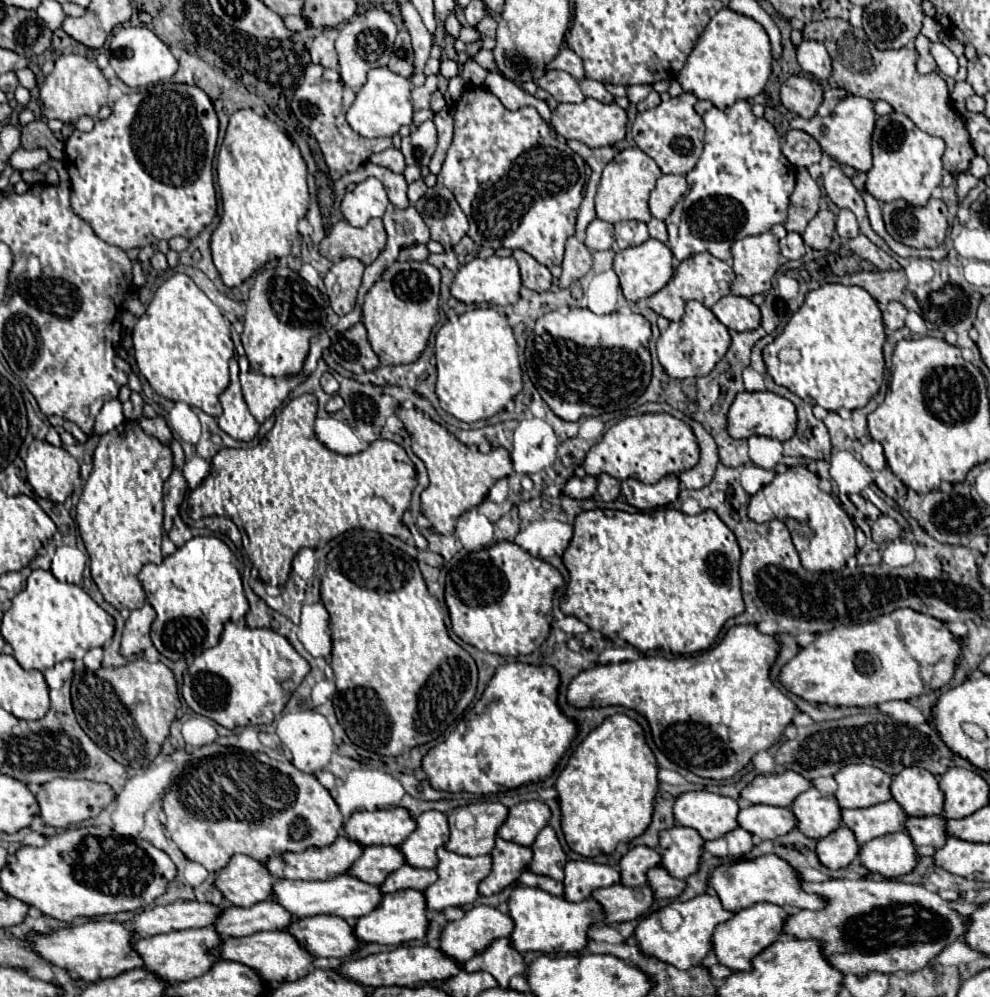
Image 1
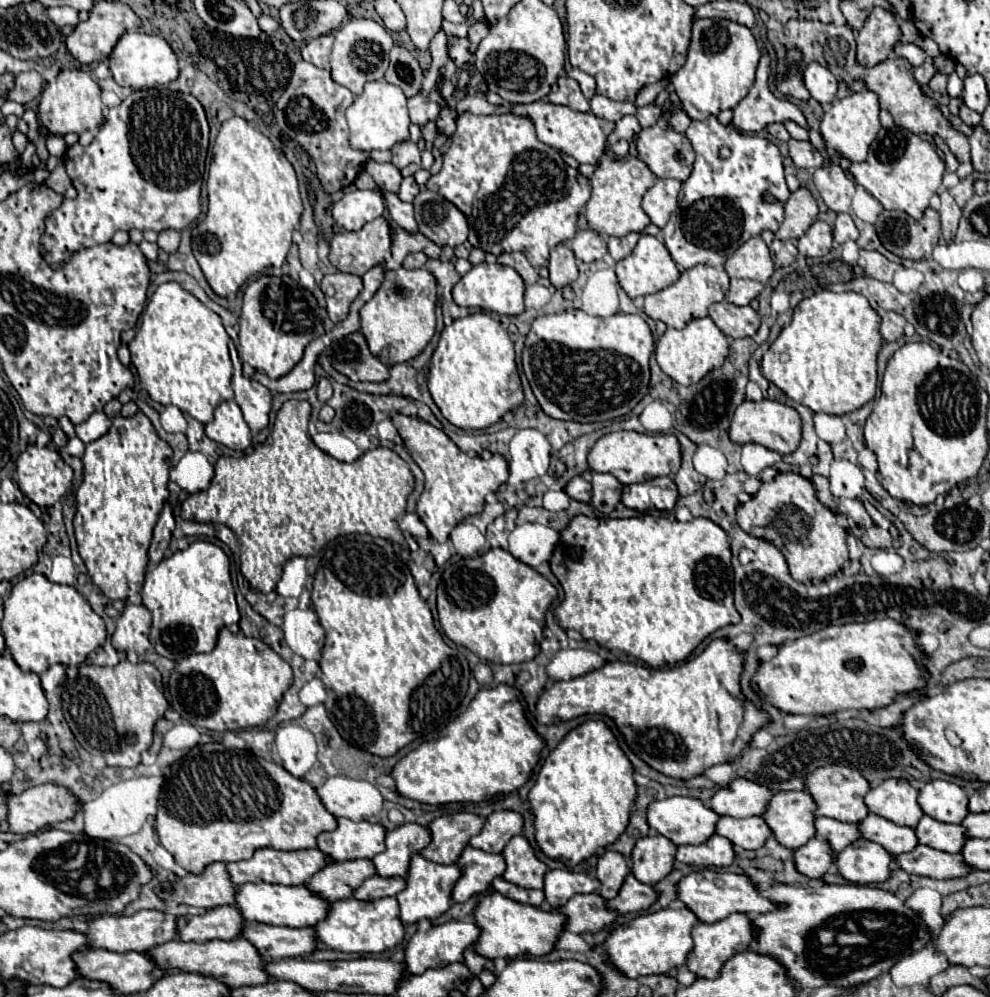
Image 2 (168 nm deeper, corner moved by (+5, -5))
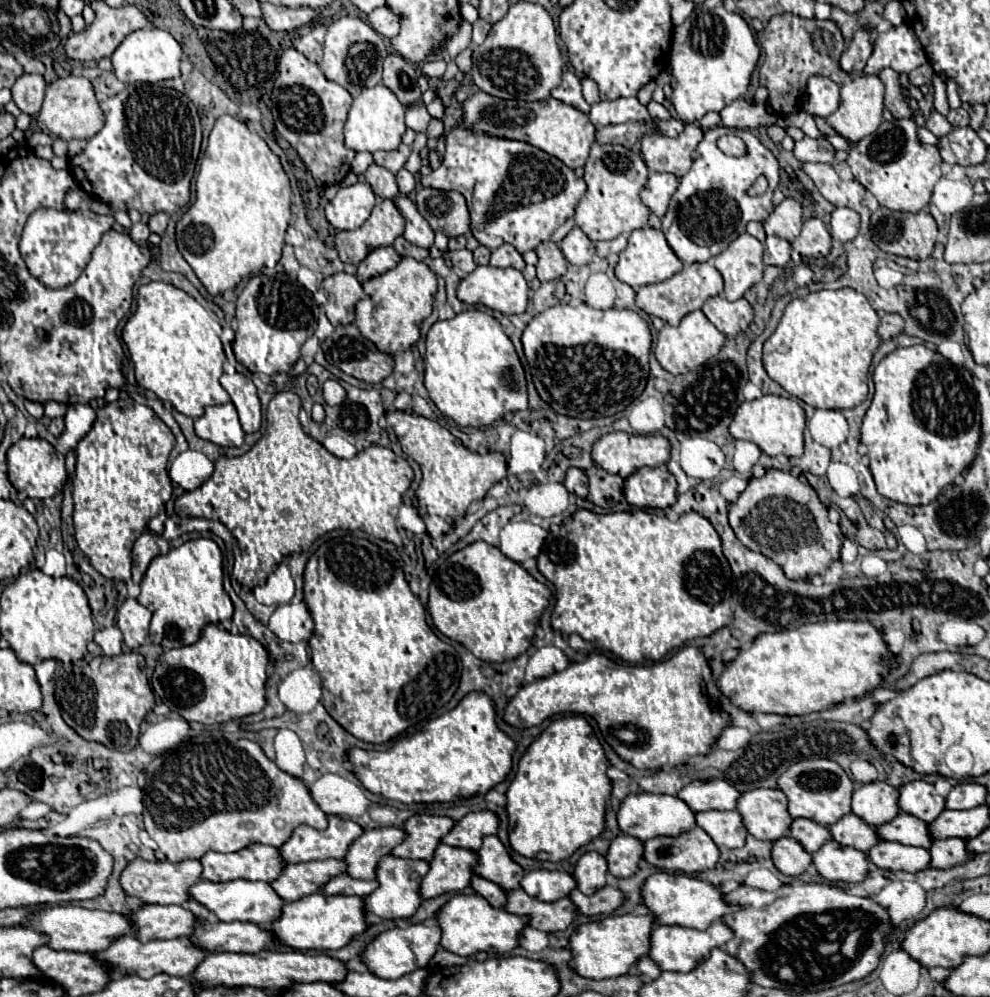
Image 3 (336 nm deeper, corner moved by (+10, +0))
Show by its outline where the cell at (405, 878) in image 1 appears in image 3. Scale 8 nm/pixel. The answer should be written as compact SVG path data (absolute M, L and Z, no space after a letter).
M347 873L333 877L325 887L323 893L325 895L359 895L359 897L367 897L369 893L373 893L373 889L377 889L377 881L361 881L361 879L353 879Z

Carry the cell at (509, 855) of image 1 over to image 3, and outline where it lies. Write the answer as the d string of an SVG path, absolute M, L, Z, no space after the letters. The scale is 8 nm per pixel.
M441 843L431 859L431 869L421 881L421 897L433 899L443 893L463 891L469 887L473 869L477 867L477 853L471 849L457 849Z

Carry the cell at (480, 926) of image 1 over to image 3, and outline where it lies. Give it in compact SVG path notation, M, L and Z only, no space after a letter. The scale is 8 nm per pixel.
M425 921L419 925L409 925L407 929L389 929L381 933L365 951L363 957L367 961L367 967L371 973L383 979L399 979L401 975L407 975L415 971L417 967L427 967L433 955L437 953L441 943L441 927L437 921Z

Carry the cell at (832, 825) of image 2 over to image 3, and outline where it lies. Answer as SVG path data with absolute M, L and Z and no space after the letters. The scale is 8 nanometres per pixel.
M795 819L789 835L795 837L797 841L801 841L809 853L815 853L821 845L825 845L827 841L833 839L833 837L829 837L829 827L817 825L815 821L805 821L805 819Z

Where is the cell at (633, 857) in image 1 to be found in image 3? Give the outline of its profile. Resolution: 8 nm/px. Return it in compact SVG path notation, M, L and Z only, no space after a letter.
M597 851L583 853L581 859L575 865L575 879L577 879L577 889L583 891L585 895L597 893L601 887L605 887L605 877L607 877L607 865L605 865L605 855Z

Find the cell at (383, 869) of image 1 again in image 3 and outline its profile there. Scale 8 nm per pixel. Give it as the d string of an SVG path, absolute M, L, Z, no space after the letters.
M309 861L287 865L271 887L285 901L297 901L309 893L321 893L321 889L339 873L345 873L345 861Z

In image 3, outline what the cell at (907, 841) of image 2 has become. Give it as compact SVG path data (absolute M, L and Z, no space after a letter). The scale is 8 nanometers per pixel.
M849 813L849 815L841 817L841 821L833 823L829 829L831 829L833 841L837 841L839 845L845 845L845 847L865 851L865 853L881 841L877 837L875 827L861 821L861 817L857 817L855 813Z

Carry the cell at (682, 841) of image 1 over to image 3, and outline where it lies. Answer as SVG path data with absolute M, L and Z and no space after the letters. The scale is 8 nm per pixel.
M619 835L613 839L609 853L607 853L607 863L609 871L617 877L633 877L639 871L639 861L645 855L645 843L637 841L637 837L625 837Z

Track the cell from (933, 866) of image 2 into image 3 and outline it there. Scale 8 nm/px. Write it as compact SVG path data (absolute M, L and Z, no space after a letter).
M881 841L869 849L869 861L881 869L919 873L931 869L929 849L917 849L911 845L897 845L897 841Z

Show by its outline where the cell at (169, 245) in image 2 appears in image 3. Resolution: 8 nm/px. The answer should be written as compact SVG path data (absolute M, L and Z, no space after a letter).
M157 213L157 215L153 215L153 217L149 219L149 229L151 229L151 233L163 235L165 229L167 229L167 221L169 221L169 217L167 217L165 213Z

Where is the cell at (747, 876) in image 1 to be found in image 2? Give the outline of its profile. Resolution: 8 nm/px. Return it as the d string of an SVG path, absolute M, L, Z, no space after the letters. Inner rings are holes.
M696 870L694 876L686 876L680 880L680 884L676 884L676 898L682 900L686 904L686 908L692 910L696 914L696 918L706 924L720 922L722 918L726 918L734 912L764 914L764 912L774 910L774 904L766 902L766 898L762 898L758 894L758 890L754 890L754 884L746 876L736 876L730 872ZM716 878L722 882L722 886L716 886ZM706 912L718 912L718 914L706 914Z

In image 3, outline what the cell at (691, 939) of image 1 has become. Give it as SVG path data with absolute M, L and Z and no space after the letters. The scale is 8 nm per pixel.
M613 915L605 917L597 923L585 923L575 929L571 935L571 951L573 951L573 961L571 967L589 979L613 979L627 975L635 963L645 957L645 941L649 941L649 933L653 931L653 917L649 915Z

